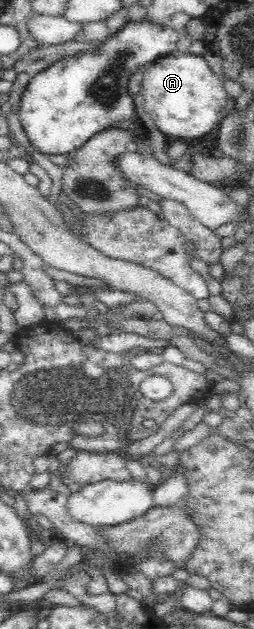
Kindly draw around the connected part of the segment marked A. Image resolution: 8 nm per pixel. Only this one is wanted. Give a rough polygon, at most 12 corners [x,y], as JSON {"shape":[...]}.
{"shape":[[175,49],[142,71],[164,135],[217,127],[227,92],[202,55]]}

